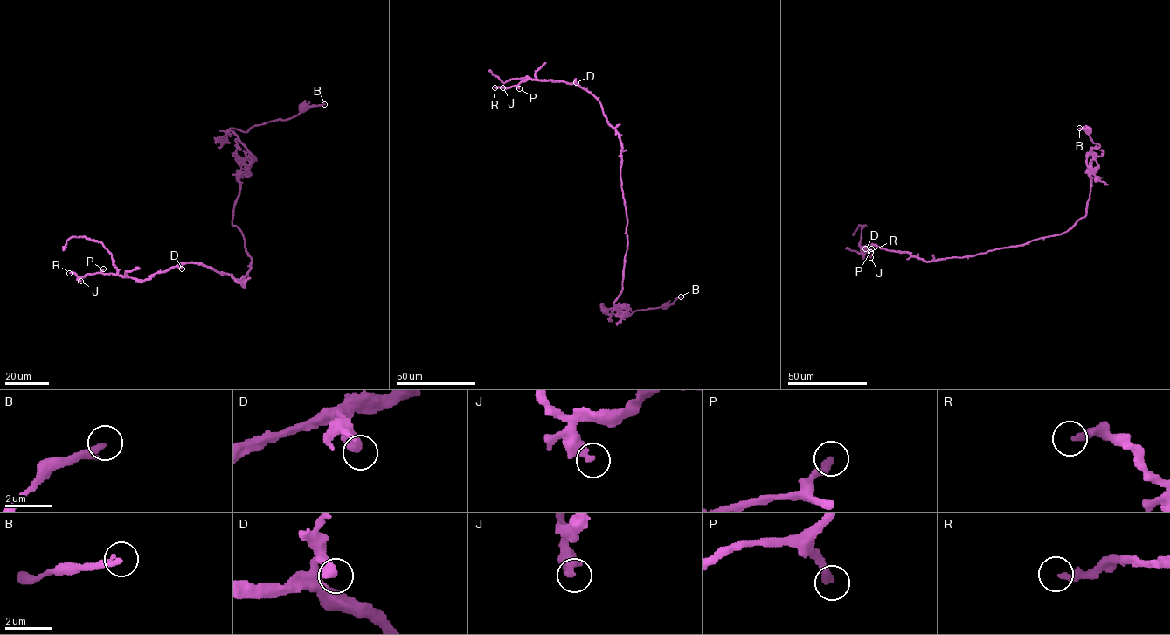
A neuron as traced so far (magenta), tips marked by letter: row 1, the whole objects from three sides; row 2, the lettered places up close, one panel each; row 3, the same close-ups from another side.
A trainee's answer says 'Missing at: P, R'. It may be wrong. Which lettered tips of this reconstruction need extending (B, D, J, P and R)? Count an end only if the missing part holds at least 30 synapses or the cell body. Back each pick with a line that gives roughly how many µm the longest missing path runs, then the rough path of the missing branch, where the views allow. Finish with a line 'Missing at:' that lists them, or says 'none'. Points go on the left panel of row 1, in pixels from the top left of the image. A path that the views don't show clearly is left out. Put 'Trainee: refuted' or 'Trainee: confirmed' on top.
Trainee: confirmed
P: missing 50 µm; course (103, 268), (106, 257), (105, 248), (82, 235), (69, 221), (49, 224)
R: missing 35 µm; course (69, 273), (51, 277), (45, 289), (53, 294), (66, 288)
Missing at: P, R

